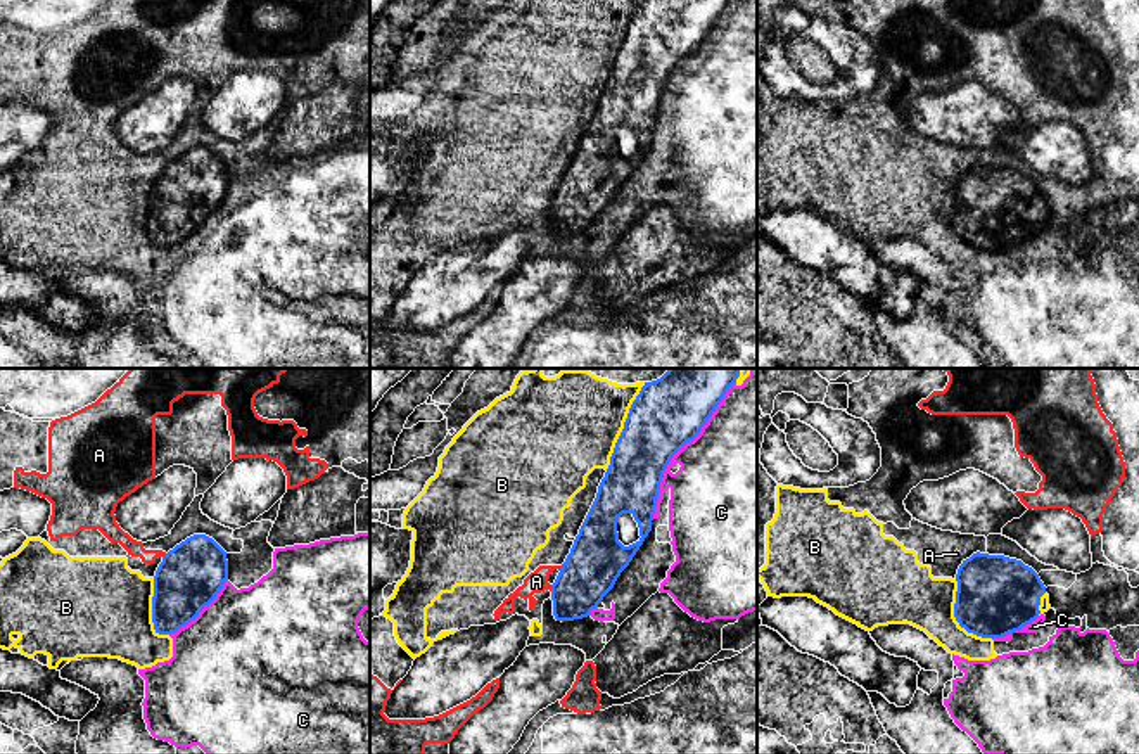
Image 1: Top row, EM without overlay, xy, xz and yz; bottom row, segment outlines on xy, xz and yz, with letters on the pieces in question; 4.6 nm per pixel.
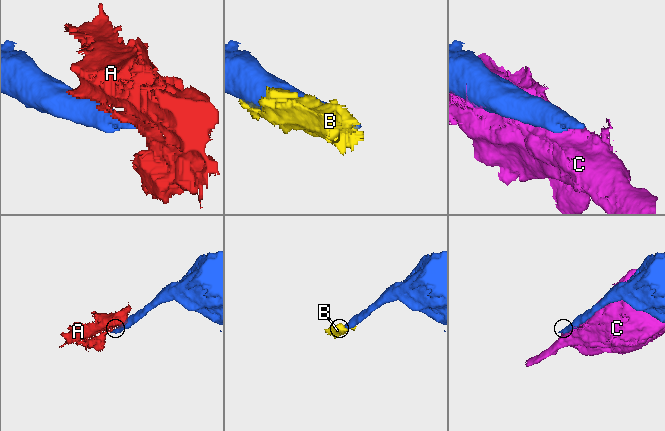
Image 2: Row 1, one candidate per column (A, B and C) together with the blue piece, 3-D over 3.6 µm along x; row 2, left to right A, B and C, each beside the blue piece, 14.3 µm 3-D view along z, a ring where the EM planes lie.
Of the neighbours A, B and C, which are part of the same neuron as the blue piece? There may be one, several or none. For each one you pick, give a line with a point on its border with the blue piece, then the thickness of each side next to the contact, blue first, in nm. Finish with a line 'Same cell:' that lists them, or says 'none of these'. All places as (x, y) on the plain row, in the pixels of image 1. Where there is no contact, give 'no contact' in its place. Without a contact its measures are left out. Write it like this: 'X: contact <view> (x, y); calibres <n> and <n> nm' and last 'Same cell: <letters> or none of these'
B: contact xz (623, 42); calibres 320 and 420 nm
Same cell: B

